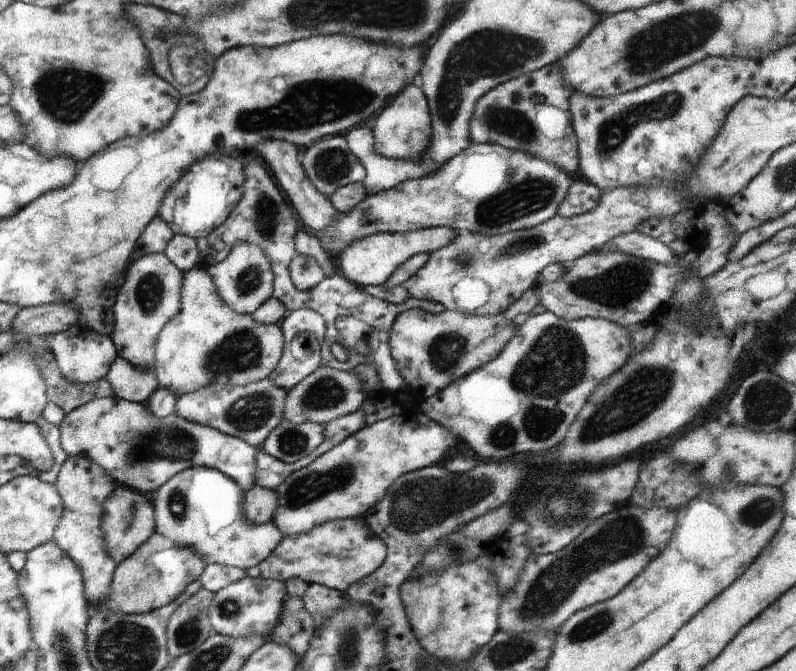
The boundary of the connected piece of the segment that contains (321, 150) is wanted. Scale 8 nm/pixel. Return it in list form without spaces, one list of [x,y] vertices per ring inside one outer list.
[[[344,135],[322,138],[308,146],[301,166],[312,185],[326,197],[350,183],[363,182],[364,166],[348,149]]]

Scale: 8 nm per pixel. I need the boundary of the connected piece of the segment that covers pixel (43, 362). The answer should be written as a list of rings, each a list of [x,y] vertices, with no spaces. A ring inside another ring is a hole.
[[[51,351],[44,352],[40,358],[40,370],[43,371],[43,378],[47,382],[47,397],[51,404],[58,406],[65,414],[89,401],[115,397],[114,390],[106,377],[97,382],[78,384],[68,382],[60,374],[59,366],[56,366],[55,356]]]

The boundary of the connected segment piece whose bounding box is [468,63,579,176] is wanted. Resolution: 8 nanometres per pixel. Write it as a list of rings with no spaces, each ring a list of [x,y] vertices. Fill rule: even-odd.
[[[558,63],[504,82],[492,88],[476,102],[468,126],[470,141],[475,144],[491,143],[518,152],[528,152],[534,158],[556,164],[558,168],[562,168],[566,174],[572,176],[579,168],[579,154],[577,138],[571,126],[568,126],[563,138],[551,140],[534,124],[537,110],[543,105],[568,110],[570,94],[573,94],[573,90],[564,82]]]

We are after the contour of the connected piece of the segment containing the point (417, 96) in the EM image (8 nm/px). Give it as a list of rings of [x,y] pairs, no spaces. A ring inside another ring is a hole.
[[[409,84],[371,119],[371,127],[374,134],[374,150],[378,154],[401,160],[422,158],[428,152],[432,134],[430,112],[424,92],[418,86]]]

